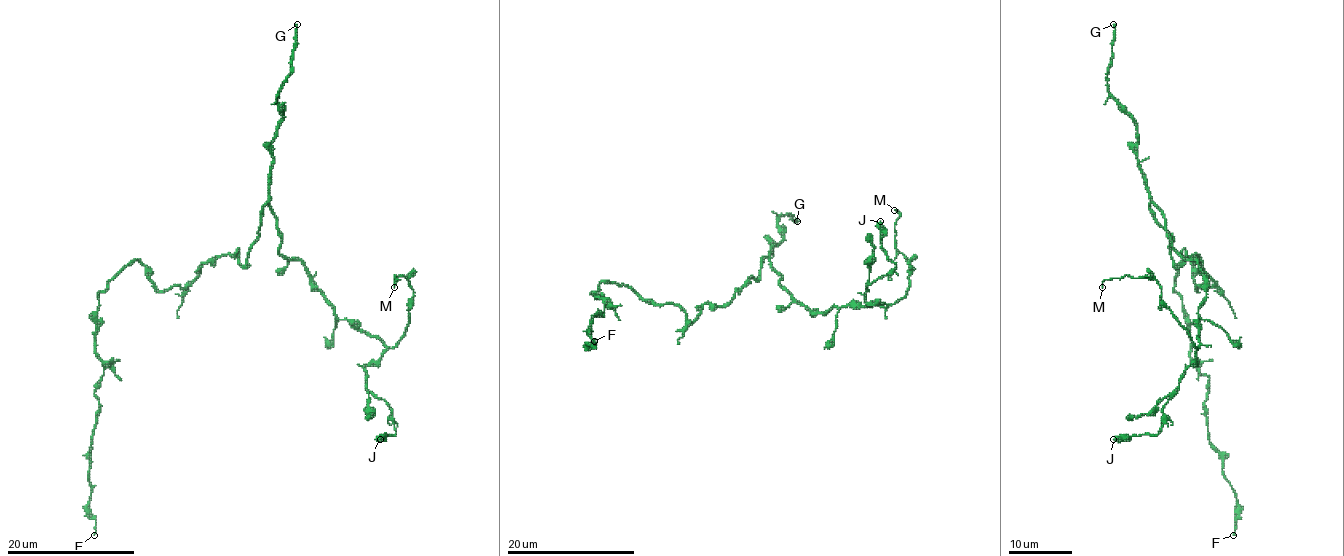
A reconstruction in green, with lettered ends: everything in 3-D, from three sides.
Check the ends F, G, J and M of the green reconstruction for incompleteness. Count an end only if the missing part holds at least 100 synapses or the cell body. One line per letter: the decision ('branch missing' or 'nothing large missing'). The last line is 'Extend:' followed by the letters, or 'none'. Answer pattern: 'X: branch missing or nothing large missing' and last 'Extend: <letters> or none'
F: nothing large missing
G: branch missing
J: nothing large missing
M: nothing large missing
Extend: G

